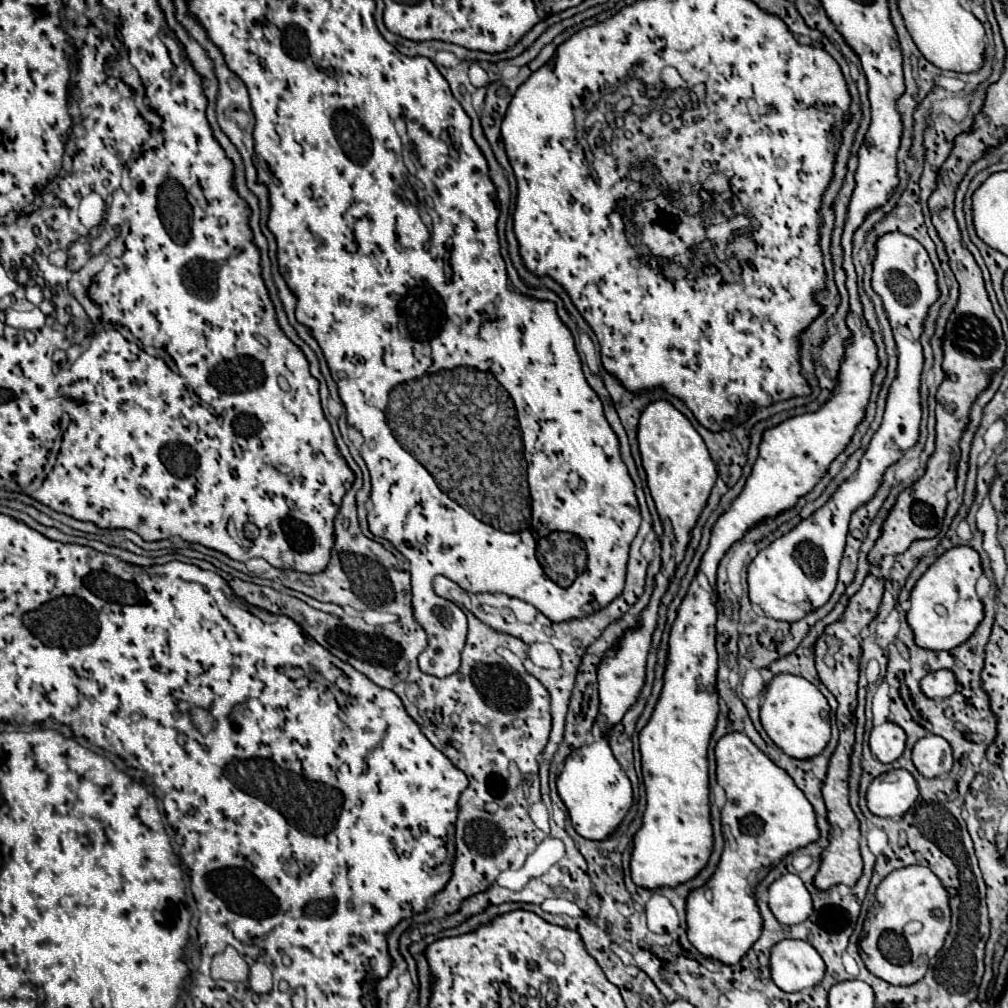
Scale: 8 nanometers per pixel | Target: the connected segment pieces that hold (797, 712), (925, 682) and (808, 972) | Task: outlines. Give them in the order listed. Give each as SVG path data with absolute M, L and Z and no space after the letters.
M778 674L772 678L760 706L760 720L772 742L790 758L814 758L830 742L830 706L822 692L800 676Z
M936 670L922 678L922 692L930 698L948 698L956 692L956 678L952 670Z
M782 940L772 948L770 972L780 990L800 992L822 982L826 964L808 942Z

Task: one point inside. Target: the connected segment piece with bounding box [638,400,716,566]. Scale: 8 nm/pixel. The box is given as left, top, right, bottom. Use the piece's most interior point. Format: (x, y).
(680, 472)

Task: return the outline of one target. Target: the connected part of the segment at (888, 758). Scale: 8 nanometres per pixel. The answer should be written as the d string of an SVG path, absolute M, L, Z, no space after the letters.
M884 722L874 726L870 734L870 748L880 762L890 764L902 756L906 748L906 734L894 722Z

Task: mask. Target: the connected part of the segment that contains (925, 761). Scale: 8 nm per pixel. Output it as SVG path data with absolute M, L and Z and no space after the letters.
M936 734L920 738L912 750L912 762L926 778L936 778L952 770L952 748Z

